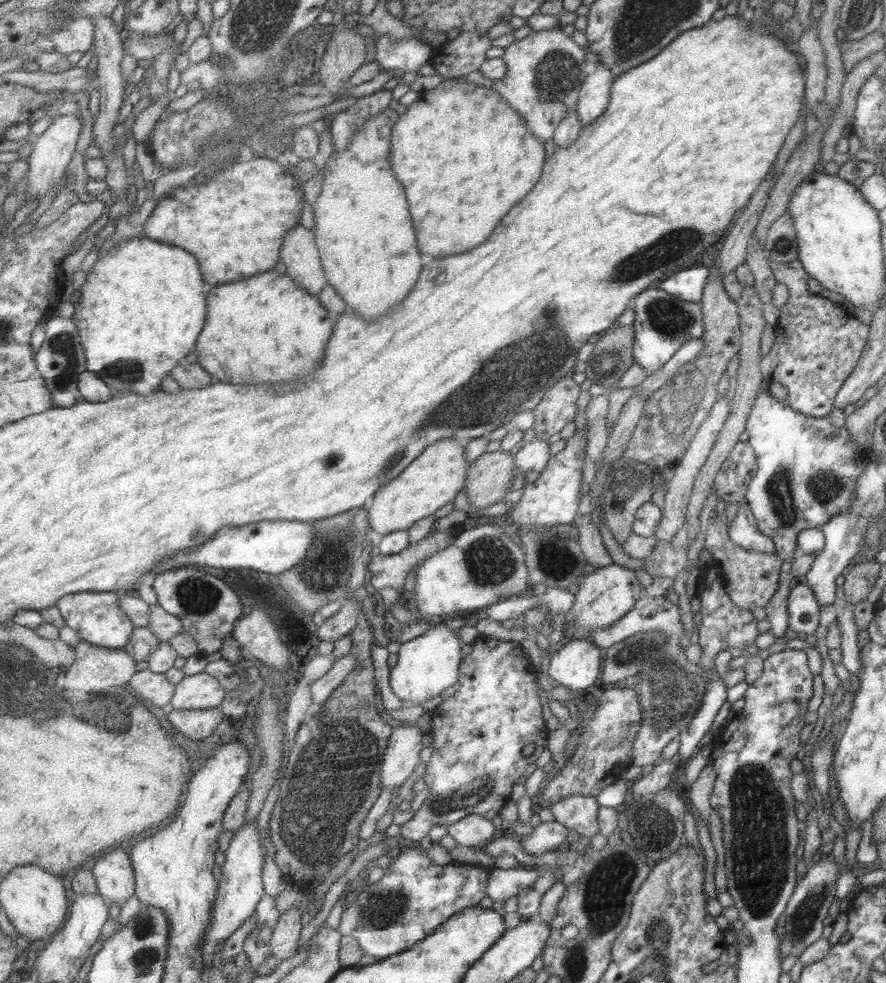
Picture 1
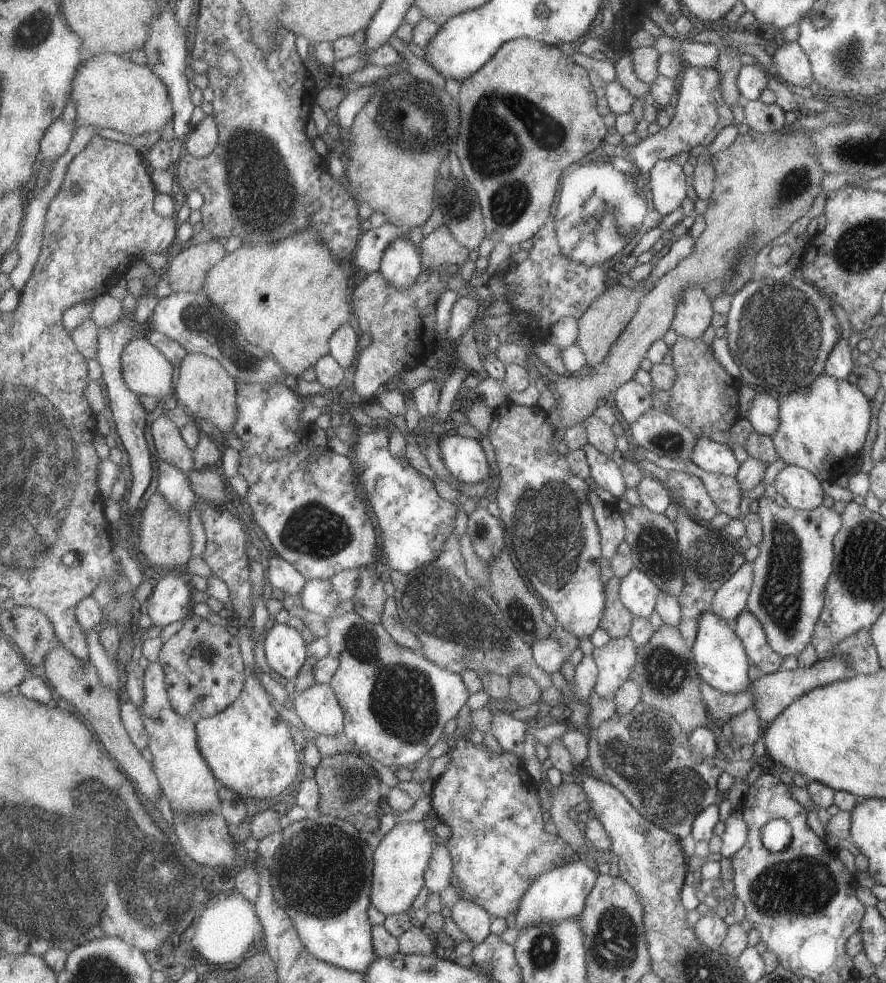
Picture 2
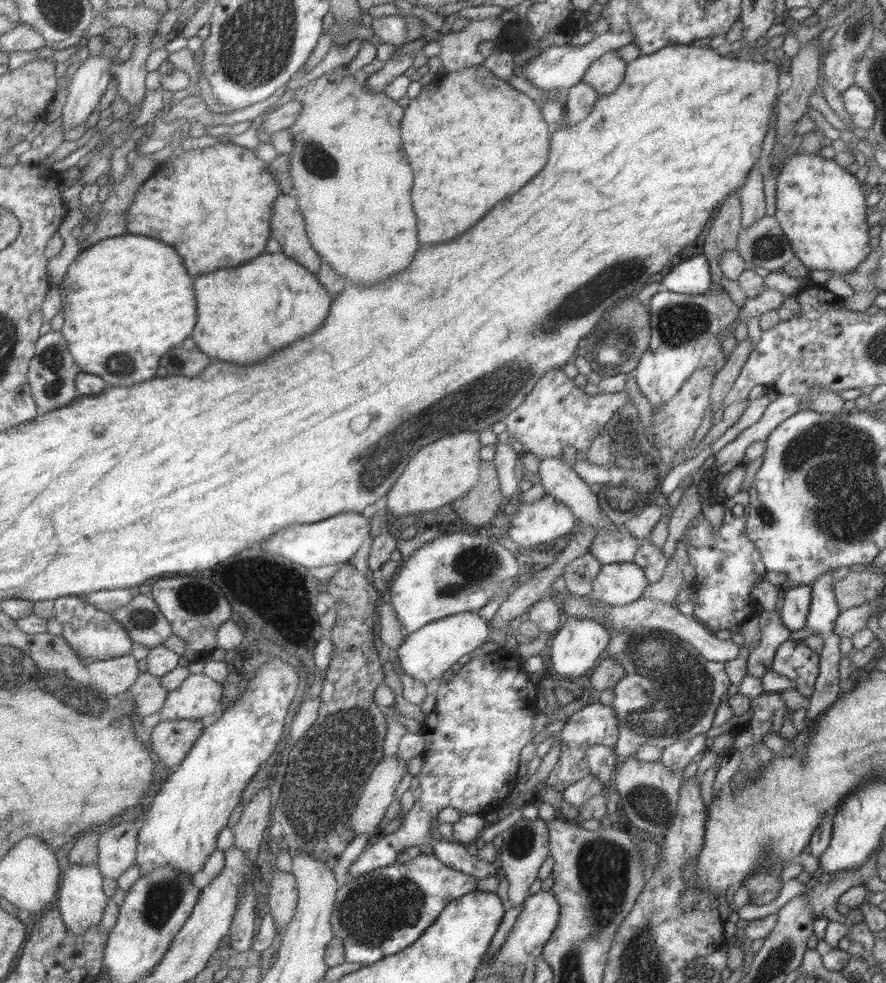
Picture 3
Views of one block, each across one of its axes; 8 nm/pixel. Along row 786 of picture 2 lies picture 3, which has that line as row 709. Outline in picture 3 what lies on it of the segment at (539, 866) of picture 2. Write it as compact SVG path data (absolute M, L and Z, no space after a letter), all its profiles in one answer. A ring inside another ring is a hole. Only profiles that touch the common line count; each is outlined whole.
M503 647L499 648L497 652L487 654L486 657L481 658L472 658L466 665L463 665L462 668L445 684L441 685L437 692L437 701L433 710L428 714L426 718L425 725L422 726L422 733L424 738L426 739L426 752L423 755L424 762L423 767L421 769L421 773L419 774L419 778L421 780L420 787L422 788L422 793L414 803L413 807L406 815L405 820L402 822L400 827L393 831L388 835L377 835L374 841L367 847L367 850L361 854L360 858L357 859L357 862L351 866L351 879L356 876L367 874L369 872L373 872L374 870L391 866L395 864L395 857L397 855L401 857L401 852L405 852L407 848L411 848L411 846L423 846L423 844L428 844L432 847L433 855L437 856L439 860L441 860L442 864L446 864L455 870L460 870L465 874L470 874L471 876L476 876L478 879L481 878L489 878L489 876L494 877L502 877L501 871L499 872L499 868L495 868L495 864L486 862L482 860L479 855L469 854L467 852L467 845L464 843L459 843L454 839L444 839L437 837L434 829L435 822L437 821L438 814L445 810L446 808L453 807L462 812L464 815L467 814L481 814L484 815L486 813L492 812L494 810L499 809L503 805L506 805L507 798L509 798L509 794L514 792L515 787L517 786L517 778L519 778L519 768L521 768L521 754L523 754L525 747L531 745L536 742L536 734L535 734L535 723L536 716L538 715L539 708L537 708L537 698L539 698L539 684L535 684L535 680L532 679L532 673L527 672L525 669L525 662L523 662L523 658L517 658L515 651L512 650L504 650Z

